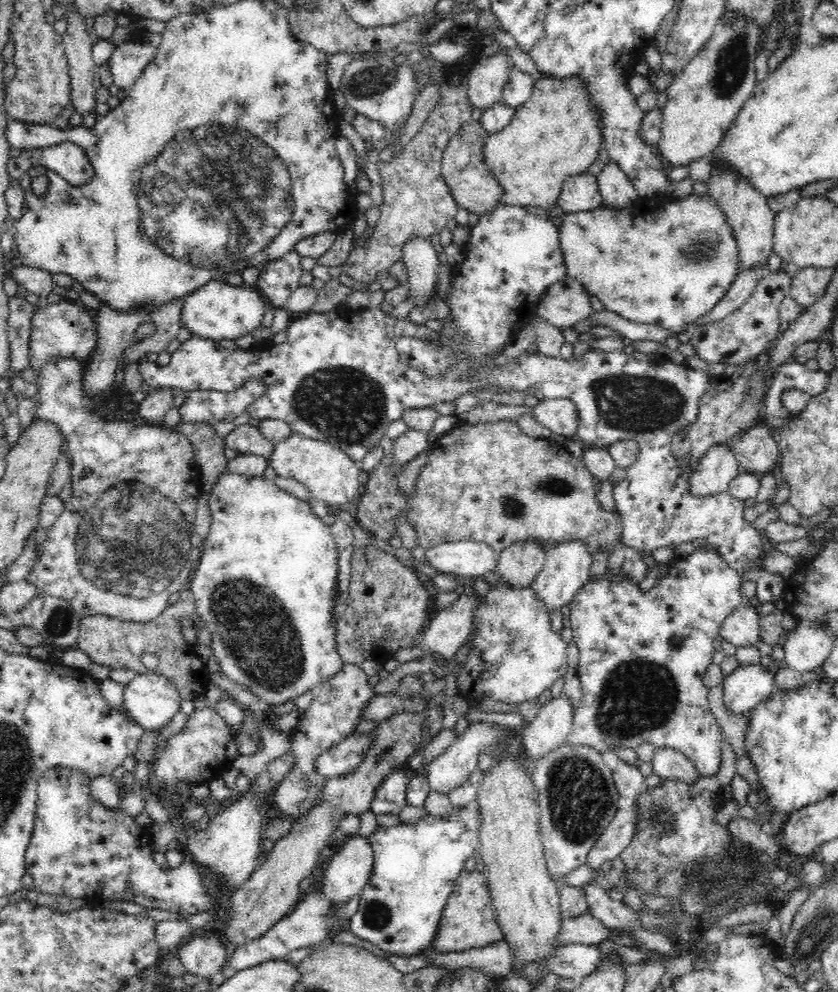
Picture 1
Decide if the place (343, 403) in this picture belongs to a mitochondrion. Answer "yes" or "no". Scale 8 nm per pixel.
yes

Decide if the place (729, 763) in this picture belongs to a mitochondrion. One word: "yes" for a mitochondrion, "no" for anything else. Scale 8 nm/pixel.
no

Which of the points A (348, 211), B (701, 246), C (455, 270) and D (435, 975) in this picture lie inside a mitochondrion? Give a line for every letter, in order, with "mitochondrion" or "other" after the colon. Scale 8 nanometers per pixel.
A: other
B: mitochondrion
C: other
D: other

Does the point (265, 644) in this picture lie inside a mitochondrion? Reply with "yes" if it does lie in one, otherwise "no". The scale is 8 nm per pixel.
yes

